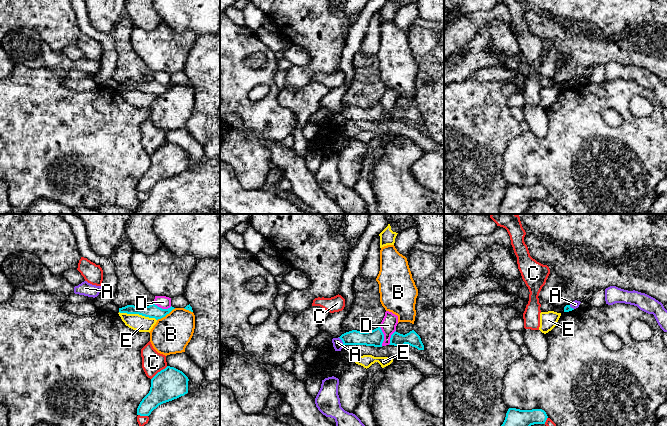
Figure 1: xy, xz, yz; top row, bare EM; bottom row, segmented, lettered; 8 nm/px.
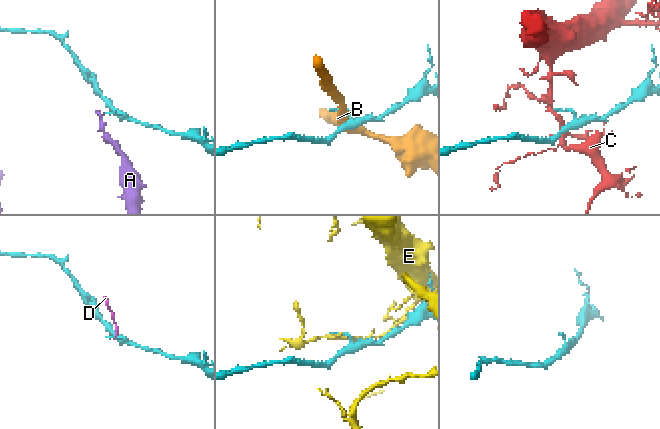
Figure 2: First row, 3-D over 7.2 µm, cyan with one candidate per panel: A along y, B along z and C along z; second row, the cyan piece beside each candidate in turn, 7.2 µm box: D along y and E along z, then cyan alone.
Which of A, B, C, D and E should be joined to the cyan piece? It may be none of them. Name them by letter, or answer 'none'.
none

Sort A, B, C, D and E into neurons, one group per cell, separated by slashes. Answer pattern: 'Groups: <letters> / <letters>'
Groups: A / B / C / D / E

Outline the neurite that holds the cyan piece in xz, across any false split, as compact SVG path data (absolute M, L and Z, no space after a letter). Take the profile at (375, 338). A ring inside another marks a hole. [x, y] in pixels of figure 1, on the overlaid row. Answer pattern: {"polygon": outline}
{"polygon": "M380 327L368 331L368 332L360 332L357 330L352 330L342 334L339 337L343 345L366 345L366 346L374 346L374 347L382 347L382 343L384 341L384 334Z"}

